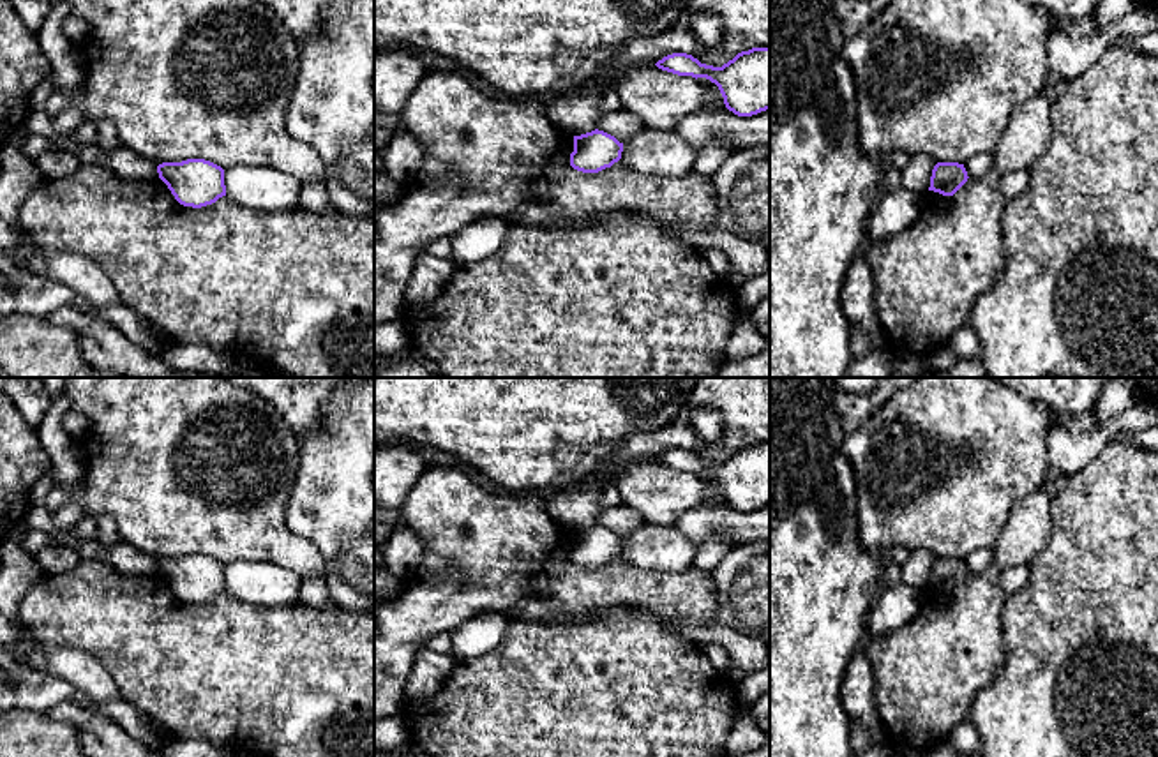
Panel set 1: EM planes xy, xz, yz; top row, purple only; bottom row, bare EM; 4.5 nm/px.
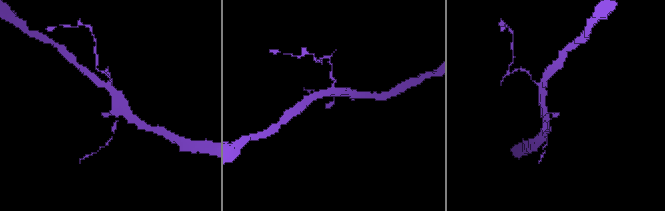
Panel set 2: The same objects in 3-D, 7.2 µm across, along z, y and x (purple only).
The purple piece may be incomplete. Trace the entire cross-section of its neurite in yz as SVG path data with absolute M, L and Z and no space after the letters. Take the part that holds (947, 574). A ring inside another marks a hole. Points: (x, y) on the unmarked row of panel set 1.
M937 558L932 565L929 586L943 591L953 591L966 577L967 566L959 558Z

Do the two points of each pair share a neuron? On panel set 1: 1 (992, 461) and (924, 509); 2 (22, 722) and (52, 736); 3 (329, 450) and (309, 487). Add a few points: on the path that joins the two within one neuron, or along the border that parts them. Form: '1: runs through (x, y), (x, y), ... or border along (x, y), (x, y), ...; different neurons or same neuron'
1: runs through (975, 470), (954, 479), (941, 491); same neuron
2: runs through (29, 729), (36, 736), (45, 736); same neuron
3: runs through (329, 459), (329, 468), (318, 479); same neuron

